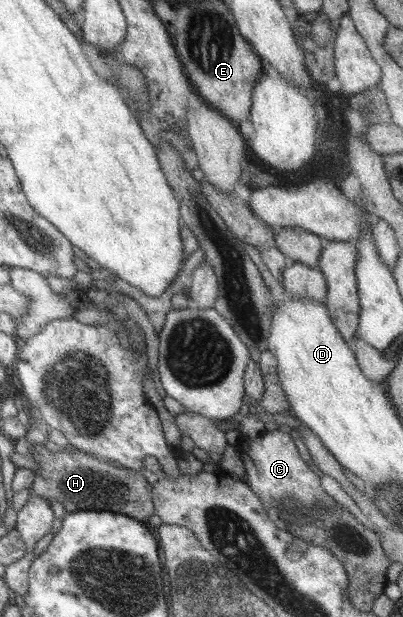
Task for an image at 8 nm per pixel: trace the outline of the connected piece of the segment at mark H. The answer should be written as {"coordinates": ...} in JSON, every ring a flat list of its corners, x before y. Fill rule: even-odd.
{"coordinates":[[22,442,21,444,18,444,21,448,25,449,25,453,27,453,27,448,29,448,28,454,30,454,30,457,38,463,38,470,32,470,32,473,34,473,34,482,32,482,30,488,30,496,38,496,38,497,44,497,48,502,61,502,65,508,66,511,72,512,77,510,90,510,90,511,110,511,118,514,126,514,126,516,130,516,130,518,135,518,136,520,139,520,140,522,147,522,148,518,152,516,152,514,155,514,154,510,154,504,152,500,152,485,146,481,146,478,139,472,132,469,127,468,118,468,117,466,114,466,112,463,108,463,107,461,101,461,100,459,94,458,92,455,88,455,86,453,83,453,82,451,63,451,63,452,52,452,50,451,44,444,24,444]]}

